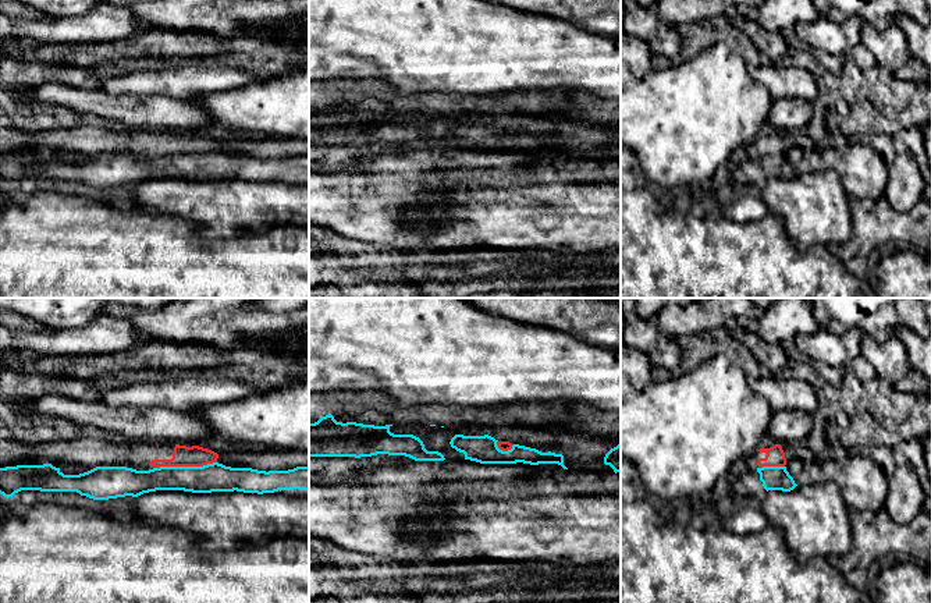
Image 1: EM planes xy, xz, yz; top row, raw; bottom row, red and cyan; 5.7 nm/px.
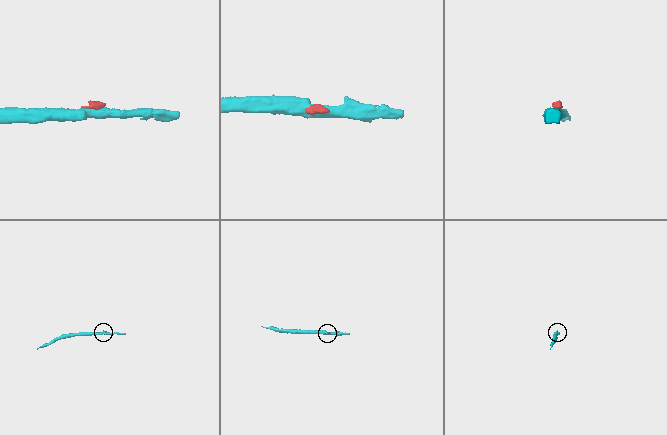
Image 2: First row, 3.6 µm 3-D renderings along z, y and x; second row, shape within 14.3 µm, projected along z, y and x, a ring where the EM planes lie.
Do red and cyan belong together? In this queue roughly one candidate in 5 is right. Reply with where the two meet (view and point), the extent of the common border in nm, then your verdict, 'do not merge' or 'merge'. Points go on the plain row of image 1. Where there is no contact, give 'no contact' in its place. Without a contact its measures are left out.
xy (185, 153) | 360 nm | do not merge

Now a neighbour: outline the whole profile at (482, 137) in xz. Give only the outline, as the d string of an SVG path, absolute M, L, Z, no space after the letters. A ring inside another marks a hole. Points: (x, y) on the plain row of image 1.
M455 123L449 132L459 141L465 142L465 148L476 149L480 152L558 152L564 157L564 143L555 141L541 141L536 136L514 132L511 138L502 139L498 136L494 125L484 124L463 124Z

